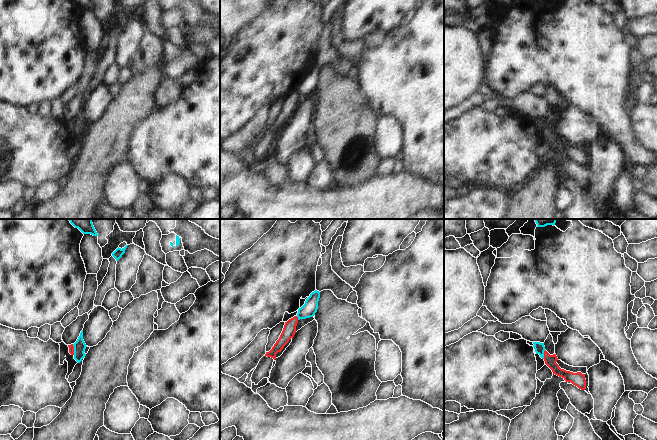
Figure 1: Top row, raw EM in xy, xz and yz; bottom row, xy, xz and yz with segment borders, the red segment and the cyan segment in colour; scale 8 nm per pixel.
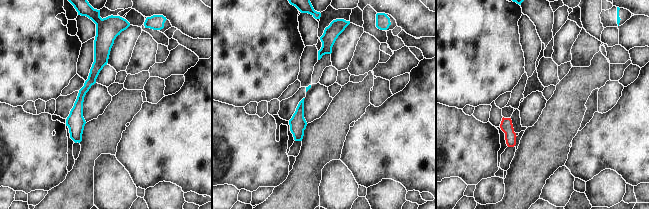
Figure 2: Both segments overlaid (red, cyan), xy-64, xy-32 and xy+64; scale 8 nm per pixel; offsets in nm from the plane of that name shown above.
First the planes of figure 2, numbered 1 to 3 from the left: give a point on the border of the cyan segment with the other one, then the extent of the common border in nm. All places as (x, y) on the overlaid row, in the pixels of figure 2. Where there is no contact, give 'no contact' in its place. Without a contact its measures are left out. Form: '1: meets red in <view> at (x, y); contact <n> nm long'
1: no contact
2: no contact
3: no contact

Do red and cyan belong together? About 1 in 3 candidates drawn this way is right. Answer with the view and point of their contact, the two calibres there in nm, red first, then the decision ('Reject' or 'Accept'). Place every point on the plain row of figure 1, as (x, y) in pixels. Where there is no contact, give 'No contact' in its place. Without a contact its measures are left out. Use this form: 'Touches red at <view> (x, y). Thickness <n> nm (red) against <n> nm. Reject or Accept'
Touches red at yz (544, 130). Thickness 100 nm (red) against 80 nm. Reject

